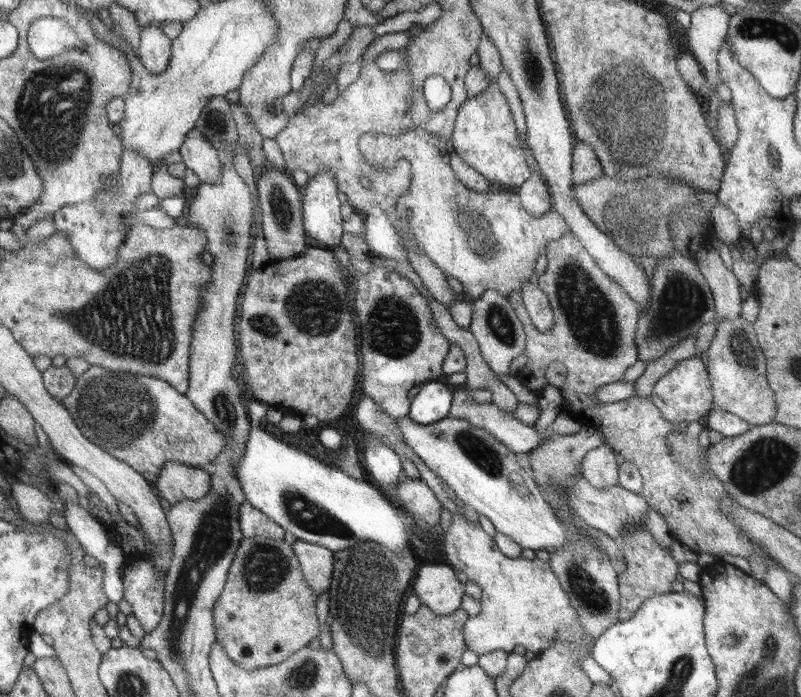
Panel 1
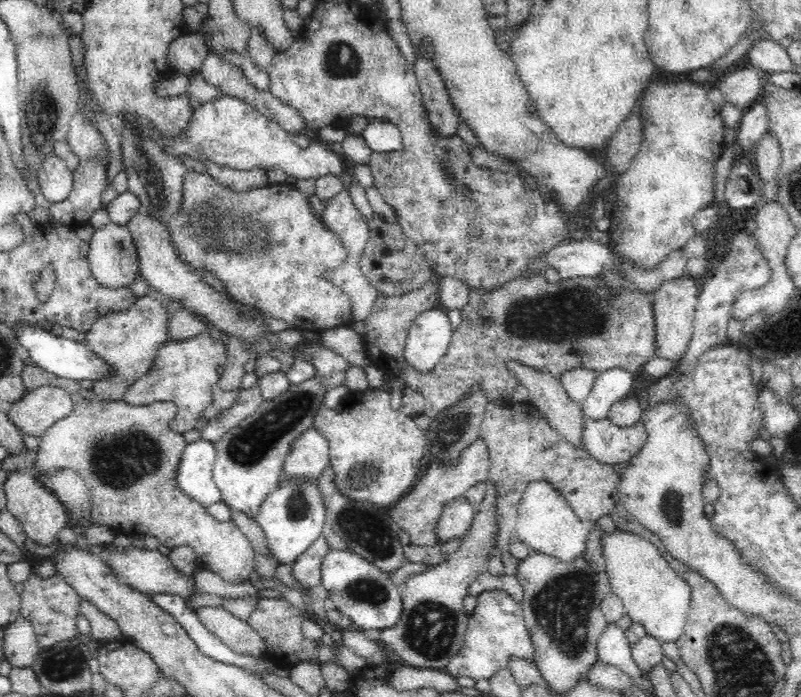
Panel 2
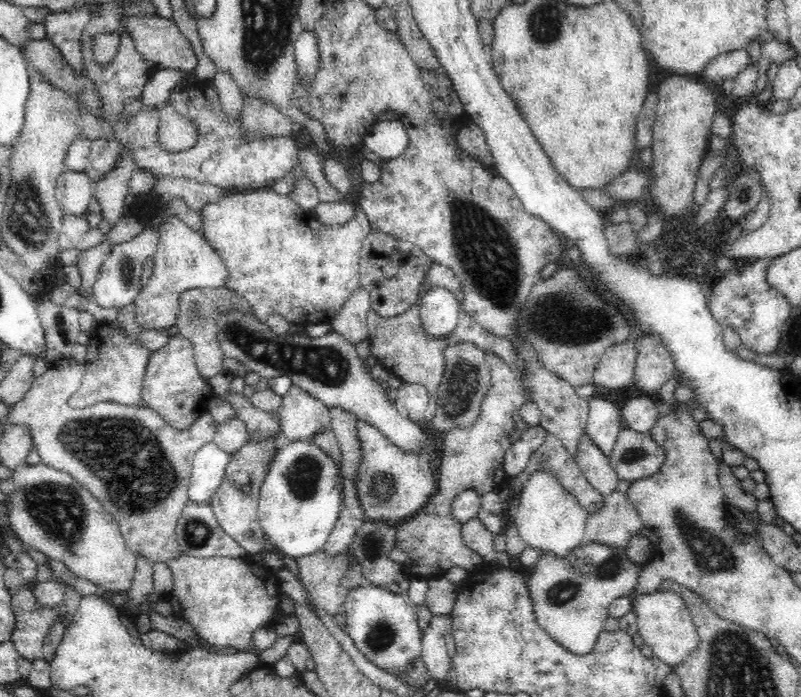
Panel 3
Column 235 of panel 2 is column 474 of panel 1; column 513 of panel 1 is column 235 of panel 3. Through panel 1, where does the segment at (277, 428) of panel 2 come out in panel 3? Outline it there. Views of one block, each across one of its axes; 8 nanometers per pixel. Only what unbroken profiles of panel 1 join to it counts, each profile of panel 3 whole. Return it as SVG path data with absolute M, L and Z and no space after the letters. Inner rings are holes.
M274 440L254 444L248 442L240 452L236 452L226 468L224 480L220 488L214 492L214 498L210 502L210 508L216 516L216 522L220 528L238 542L246 550L246 554L258 554L264 548L264 528L260 524L260 494L262 494L262 484L268 474L268 466L272 464L272 456L276 454Z

